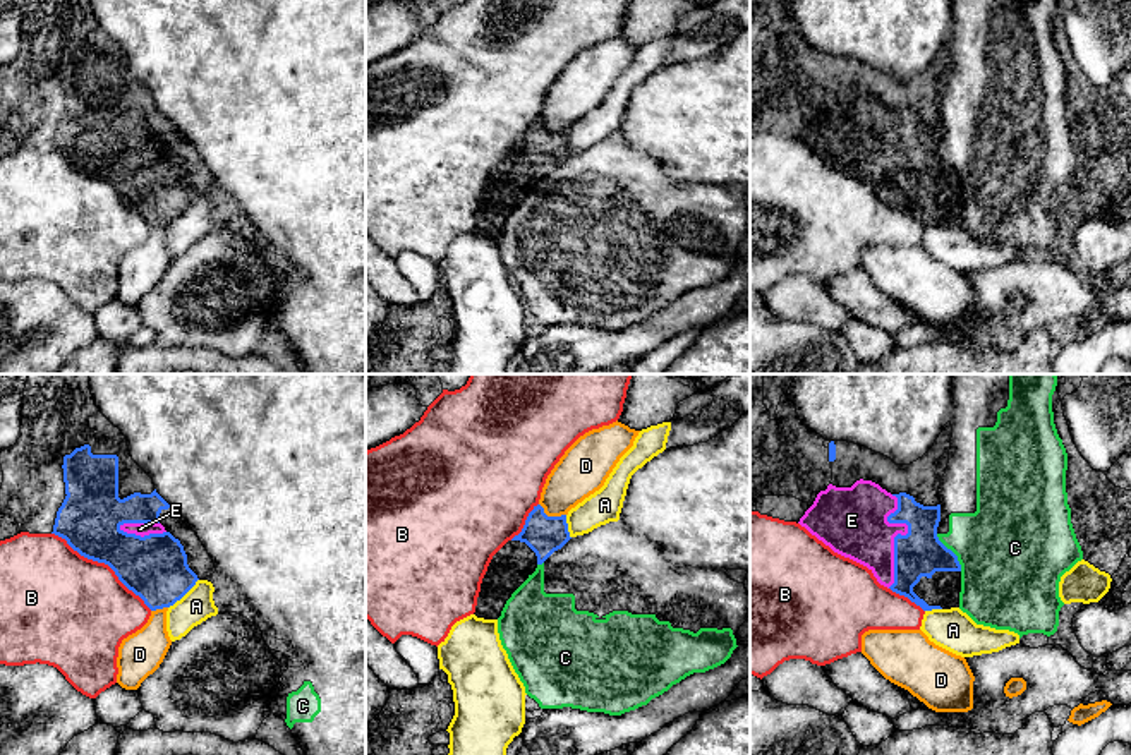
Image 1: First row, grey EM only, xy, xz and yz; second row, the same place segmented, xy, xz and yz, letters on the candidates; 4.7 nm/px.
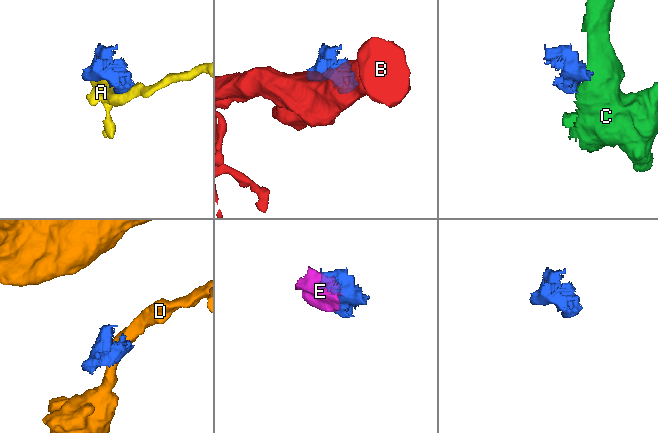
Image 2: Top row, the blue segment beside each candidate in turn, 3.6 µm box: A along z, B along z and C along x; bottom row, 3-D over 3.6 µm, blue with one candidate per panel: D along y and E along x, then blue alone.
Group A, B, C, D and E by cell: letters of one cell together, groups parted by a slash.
A / B / C / D / E

